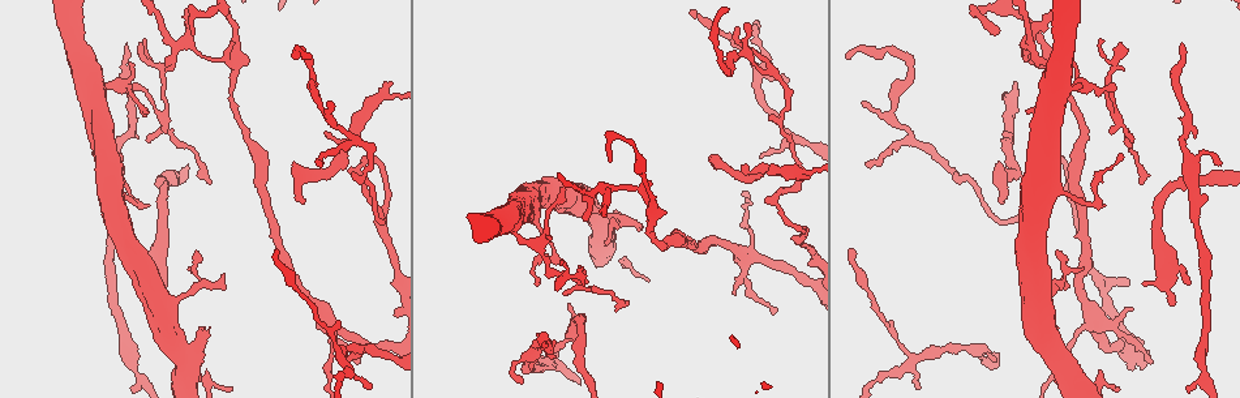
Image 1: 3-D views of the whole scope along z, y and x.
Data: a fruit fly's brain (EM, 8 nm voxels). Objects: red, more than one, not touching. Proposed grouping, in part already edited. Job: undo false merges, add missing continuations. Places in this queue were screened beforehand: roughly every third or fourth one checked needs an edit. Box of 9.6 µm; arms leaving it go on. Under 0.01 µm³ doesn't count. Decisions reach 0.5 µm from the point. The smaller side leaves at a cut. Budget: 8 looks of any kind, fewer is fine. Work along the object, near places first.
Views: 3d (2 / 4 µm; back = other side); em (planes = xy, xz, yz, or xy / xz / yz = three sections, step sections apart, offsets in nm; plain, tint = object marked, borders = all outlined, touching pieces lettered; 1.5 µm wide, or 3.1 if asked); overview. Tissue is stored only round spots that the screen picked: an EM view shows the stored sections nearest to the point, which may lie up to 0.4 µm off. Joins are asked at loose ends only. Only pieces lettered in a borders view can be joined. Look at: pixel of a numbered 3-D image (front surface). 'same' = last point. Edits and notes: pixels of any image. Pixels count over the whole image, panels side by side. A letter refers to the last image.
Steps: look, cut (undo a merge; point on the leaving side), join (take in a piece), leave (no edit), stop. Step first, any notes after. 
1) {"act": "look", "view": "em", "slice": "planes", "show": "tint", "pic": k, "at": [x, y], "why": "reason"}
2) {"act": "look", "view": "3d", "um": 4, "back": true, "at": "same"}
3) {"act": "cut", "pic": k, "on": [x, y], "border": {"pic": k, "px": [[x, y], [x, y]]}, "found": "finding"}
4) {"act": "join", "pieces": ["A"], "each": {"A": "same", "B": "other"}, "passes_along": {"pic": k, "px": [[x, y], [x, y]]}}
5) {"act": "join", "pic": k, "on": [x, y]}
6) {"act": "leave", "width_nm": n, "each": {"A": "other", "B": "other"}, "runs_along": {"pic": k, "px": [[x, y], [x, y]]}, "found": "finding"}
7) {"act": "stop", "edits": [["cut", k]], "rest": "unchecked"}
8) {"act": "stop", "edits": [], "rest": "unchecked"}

{"act": "look", "view": "3d", "um": 4, "back": true, "pic": 1, "at": [577, 283], "why": "three-way junction"}

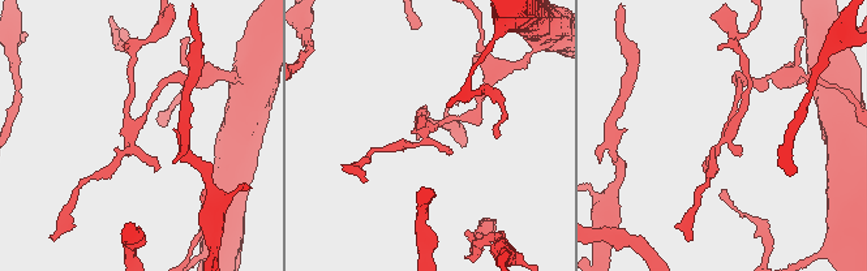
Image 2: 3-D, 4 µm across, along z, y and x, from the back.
{"act": "look", "view": "em", "slice": "xz", "step": 4, "show": "borders", "pic": 2, "at": [135, 122], "why": "need the tissue"}

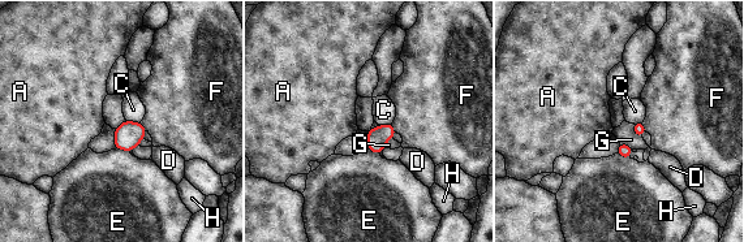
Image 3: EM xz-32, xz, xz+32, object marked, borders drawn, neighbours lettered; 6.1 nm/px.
{"act": "leave", "each": {"A": "other", "C": "other", "D": "other", "E": "other", "F": "other", "G": "other", "H": "other"}, "border": {"pic": 3, "px": [[115, 148], [123, 148], [129, 152]]}, "found": "all the same cell"}

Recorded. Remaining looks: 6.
{"act": "look", "view": "3d", "um": 4, "pic": 1, "at": [1181, 44], "why": "branch stops here"}

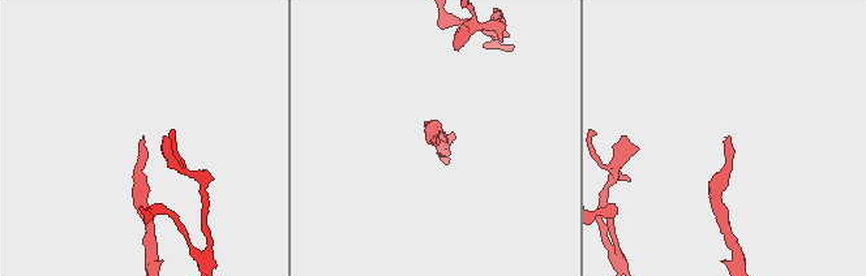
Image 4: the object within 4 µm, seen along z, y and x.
{"act": "look", "view": "em", "slice": "planes", "show": "borders", "pic": 4, "at": [144, 136]}

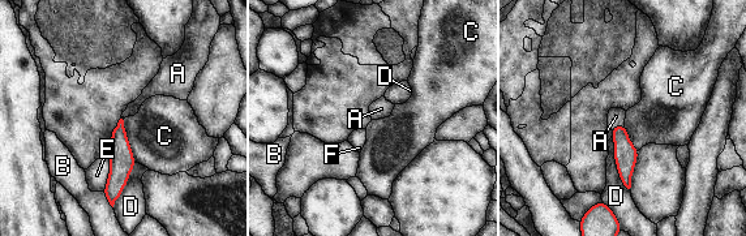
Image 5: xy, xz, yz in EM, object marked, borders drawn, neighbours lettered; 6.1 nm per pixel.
{"act": "join", "pieces": ["A"], "each": {"A": "same", "B": "other", "C": "other", "D": "other", "E": "other", "F": "other"}, "passes_along": {"pic": 5, "px": [[625, 154], [617, 125], [616, 116]]}, "found": "the cell continues"}

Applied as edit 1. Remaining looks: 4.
{"act": "look", "view": "3d", "um": 4, "pic": 1, "at": [128, 63]}

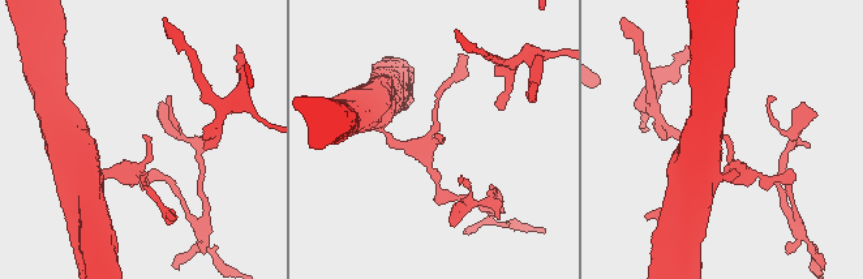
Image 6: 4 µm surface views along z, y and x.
{"act": "look", "view": "em", "slice": "planes", "show": "borders", "pic": 6, "at": [145, 136], "why": "shape alone is not enough"}

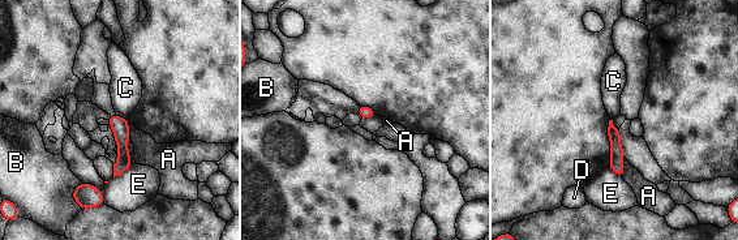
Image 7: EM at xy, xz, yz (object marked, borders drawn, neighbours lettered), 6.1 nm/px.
{"act": "leave", "width_nm": 80, "each": {"A": "other", "B": "other", "C": "other", "D": "other", "E": "other"}, "border": {"pic": 7, "px": [[116, 114], [125, 119]]}, "found": "no lettered piece goes on from it"}

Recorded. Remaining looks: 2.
{"act": "stop", "edits": [["join", 5]], "rest": "unchecked"}

